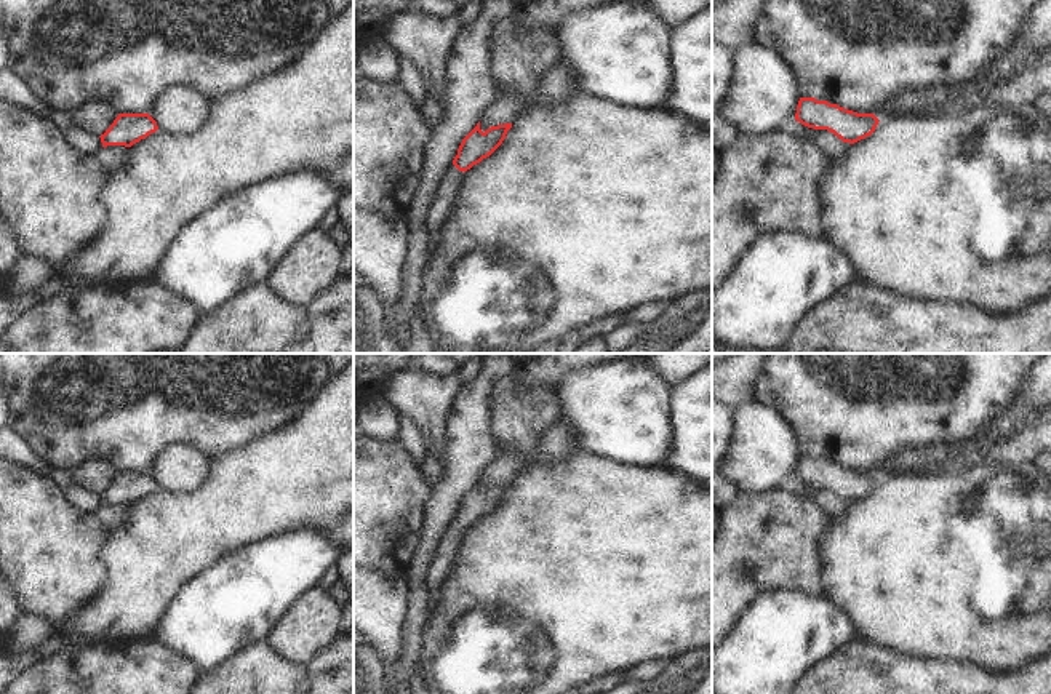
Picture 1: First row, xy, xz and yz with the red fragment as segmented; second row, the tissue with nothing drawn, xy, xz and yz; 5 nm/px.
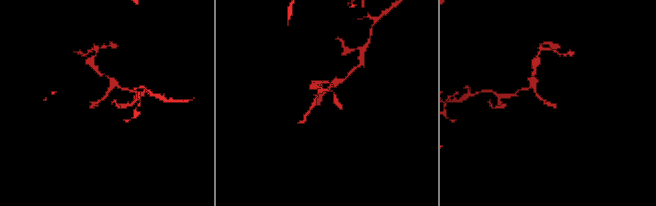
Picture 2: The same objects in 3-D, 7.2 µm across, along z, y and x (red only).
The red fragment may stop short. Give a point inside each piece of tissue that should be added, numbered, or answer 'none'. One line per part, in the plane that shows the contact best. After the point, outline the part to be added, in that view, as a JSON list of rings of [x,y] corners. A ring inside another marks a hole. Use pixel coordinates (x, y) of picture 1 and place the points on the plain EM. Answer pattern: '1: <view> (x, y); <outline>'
1: xz (437, 570); [[[451,520],[443,536],[438,540],[438,545],[432,555],[430,563],[422,572],[422,582],[426,587],[426,612],[427,612],[422,630],[429,624],[438,604],[438,593],[440,593],[442,582],[451,571],[451,564],[461,545],[462,536],[464,536],[464,529],[459,529]]]

